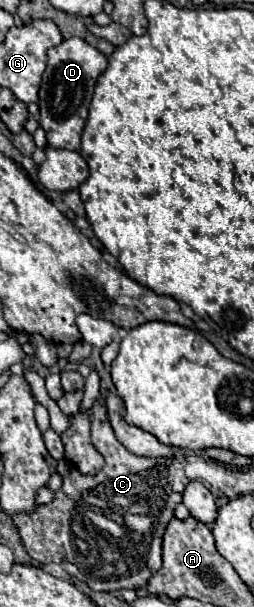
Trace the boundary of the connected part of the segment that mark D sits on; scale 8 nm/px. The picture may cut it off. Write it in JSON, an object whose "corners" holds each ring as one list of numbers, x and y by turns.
{"corners":[[68,38,60,46,48,50,48,66,40,86,40,126,46,130,46,140,54,148,78,150,80,134,88,118,88,106,96,86,96,78,106,70,106,56,84,42,82,38]]}

